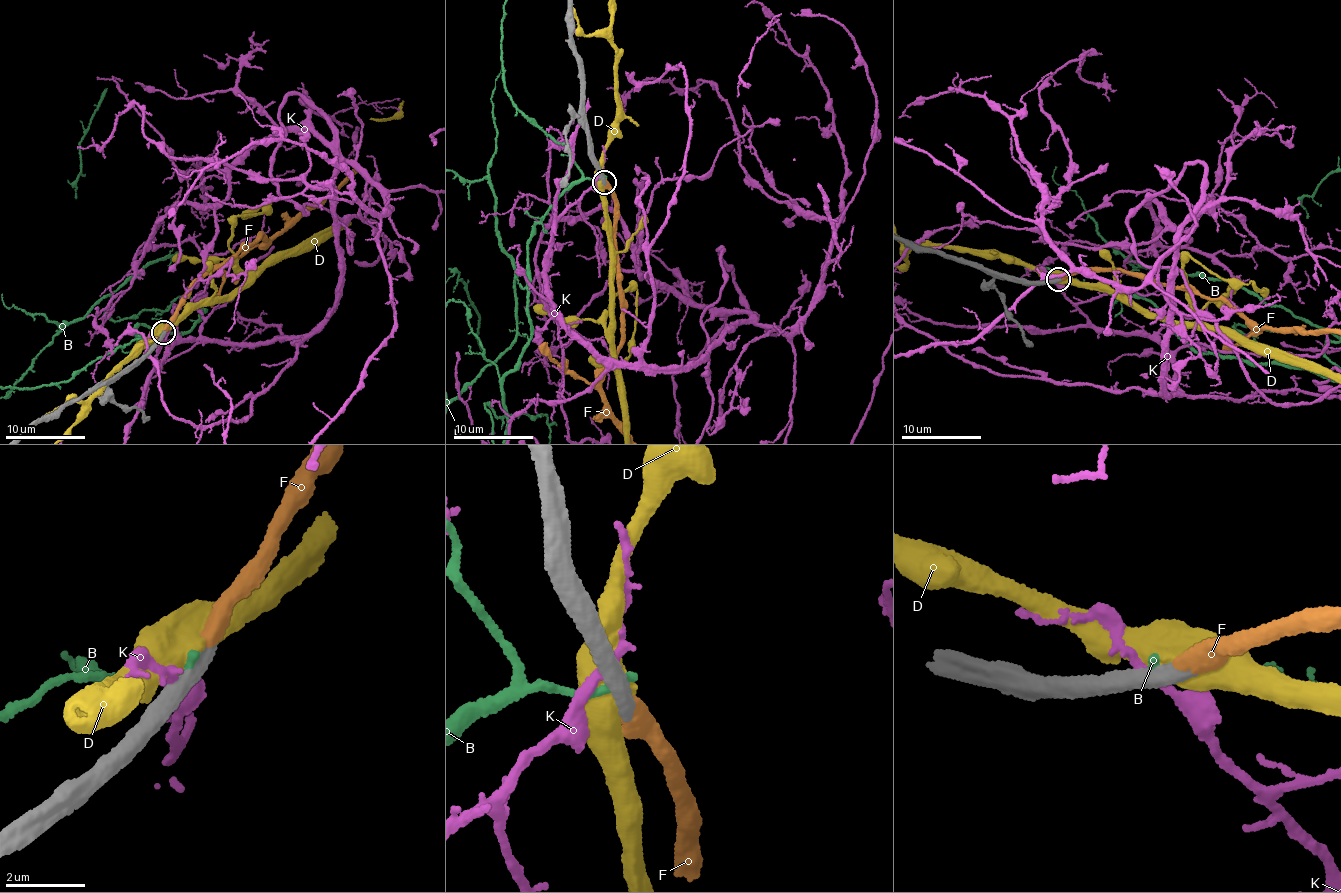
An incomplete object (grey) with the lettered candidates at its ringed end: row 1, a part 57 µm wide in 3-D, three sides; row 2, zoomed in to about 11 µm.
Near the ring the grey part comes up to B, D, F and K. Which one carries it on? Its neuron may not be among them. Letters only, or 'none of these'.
F

